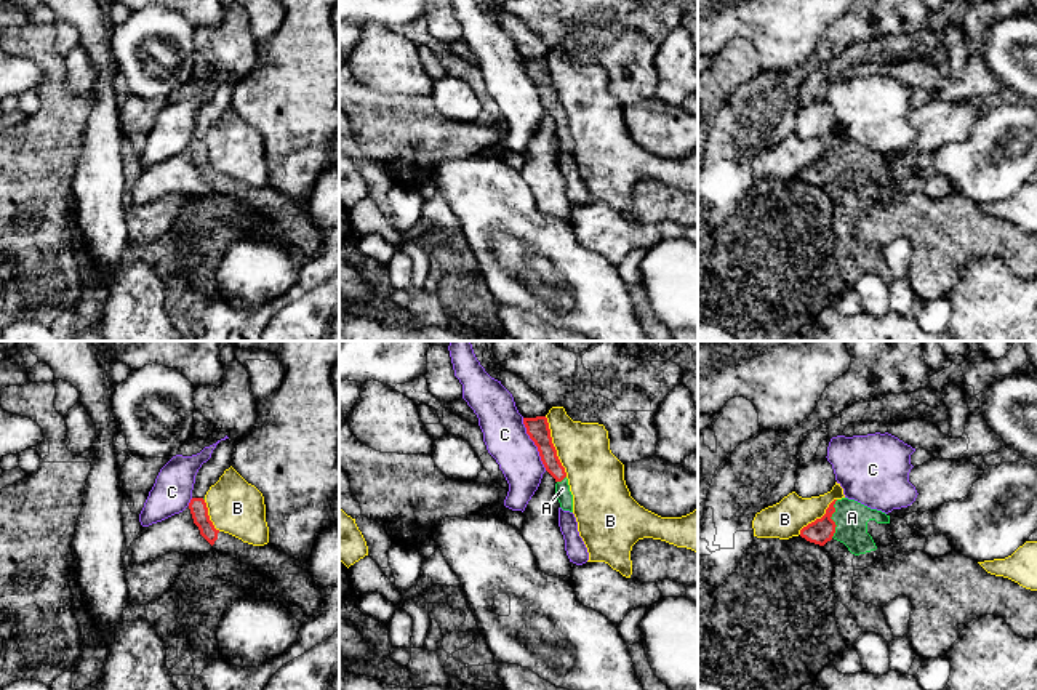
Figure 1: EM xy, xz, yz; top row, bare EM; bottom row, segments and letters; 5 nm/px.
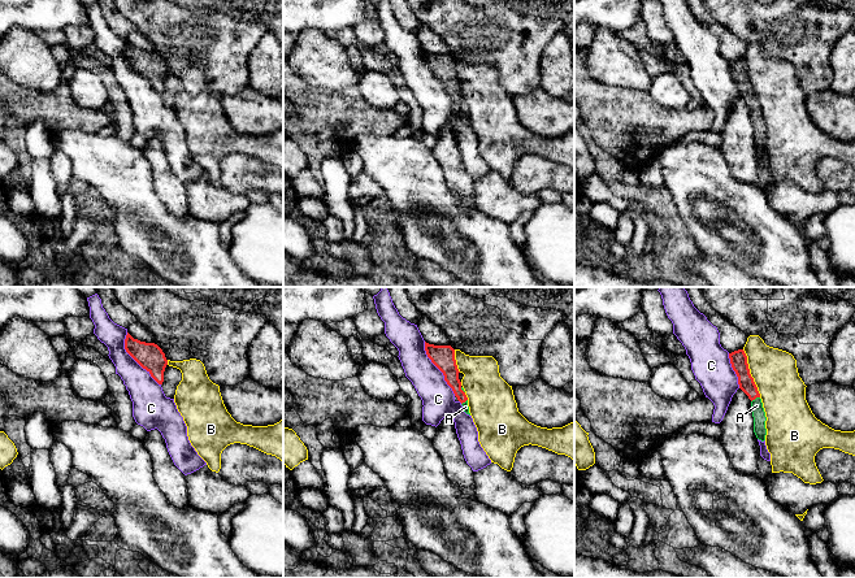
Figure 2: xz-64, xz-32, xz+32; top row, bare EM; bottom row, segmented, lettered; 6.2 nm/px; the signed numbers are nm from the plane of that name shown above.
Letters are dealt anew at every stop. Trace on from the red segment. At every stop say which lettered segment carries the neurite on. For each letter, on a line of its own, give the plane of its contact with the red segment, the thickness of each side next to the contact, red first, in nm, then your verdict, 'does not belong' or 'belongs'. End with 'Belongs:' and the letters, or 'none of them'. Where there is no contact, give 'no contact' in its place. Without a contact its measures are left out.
A: yz | 120/170 nm | belongs
B: xz | 110/280 nm | does not belong
C: xz | 110/220 nm | does not belong
Belongs: A

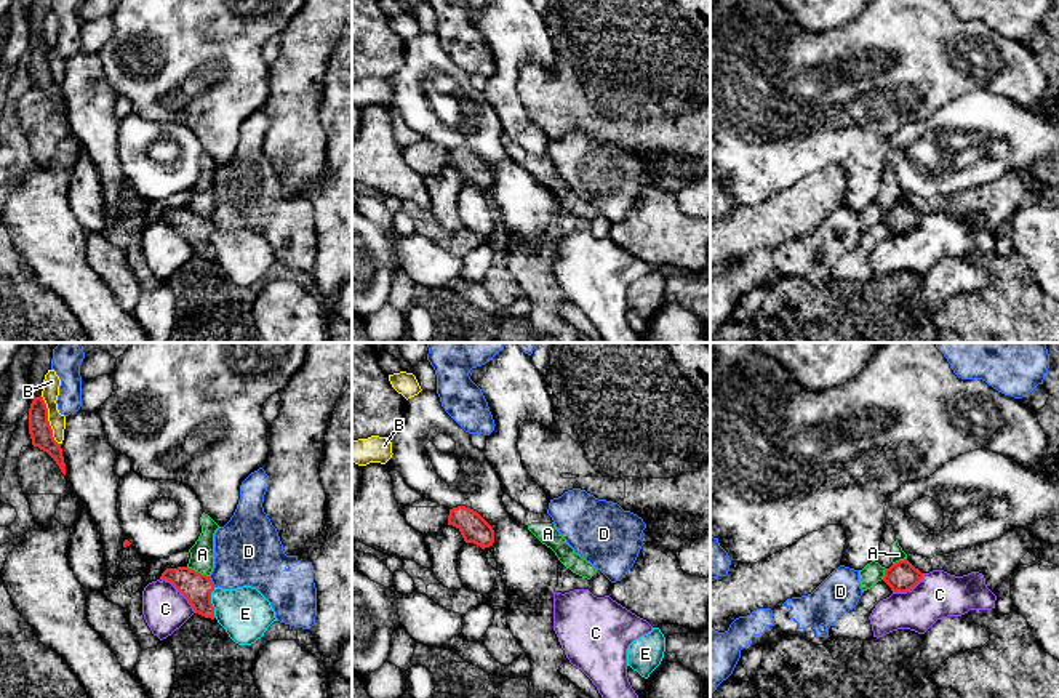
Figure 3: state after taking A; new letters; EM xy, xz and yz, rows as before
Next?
A: xy | 150/130 nm | does not belong
B: xy | 120/90 nm | does not belong
C: xy | 150/220 nm | does not belong
D: xy | 150/340 nm | does not belong
E: xy | 150/260 nm | does not belong
Belongs: none of them

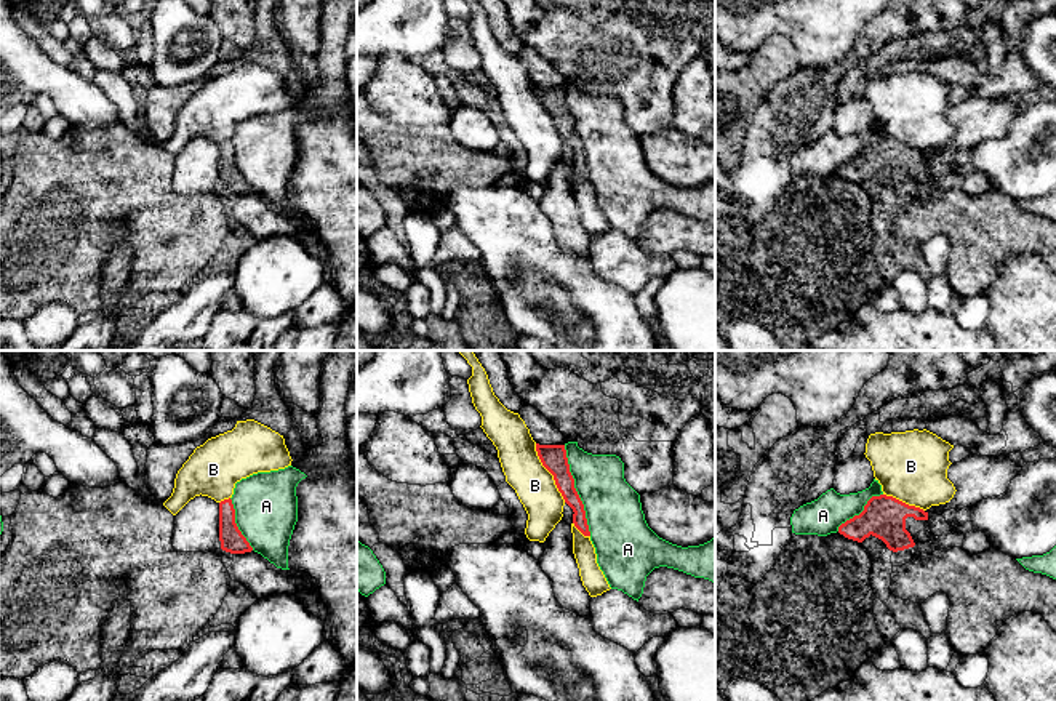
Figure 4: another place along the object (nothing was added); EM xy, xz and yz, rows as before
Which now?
A: xz | 130/280 nm | does not belong
B: xz | 130/200 nm | does not belong
Belongs: none of them

